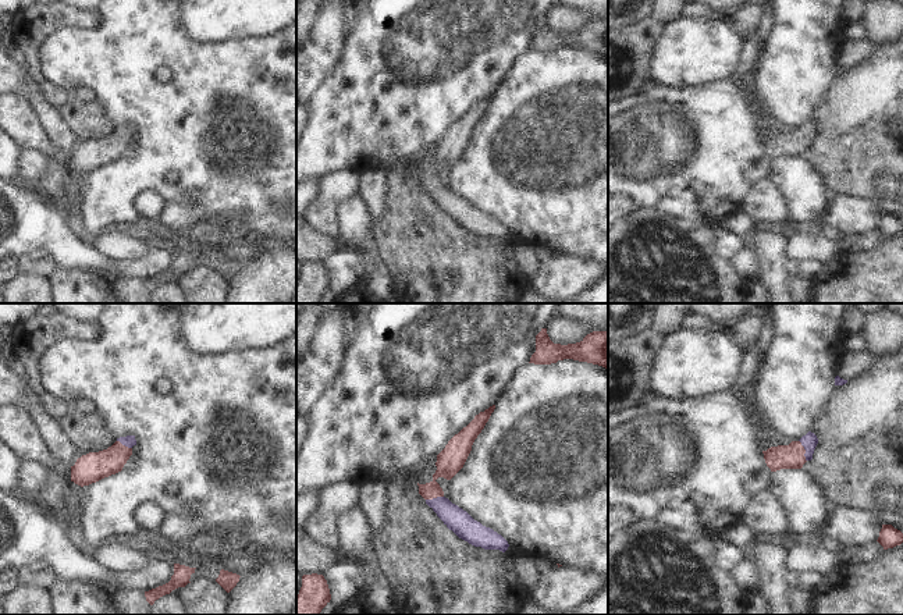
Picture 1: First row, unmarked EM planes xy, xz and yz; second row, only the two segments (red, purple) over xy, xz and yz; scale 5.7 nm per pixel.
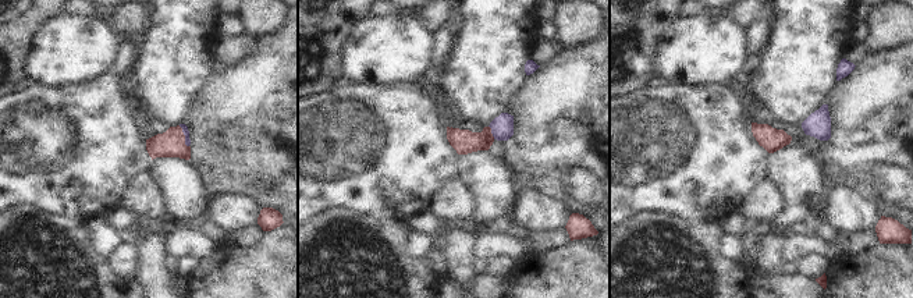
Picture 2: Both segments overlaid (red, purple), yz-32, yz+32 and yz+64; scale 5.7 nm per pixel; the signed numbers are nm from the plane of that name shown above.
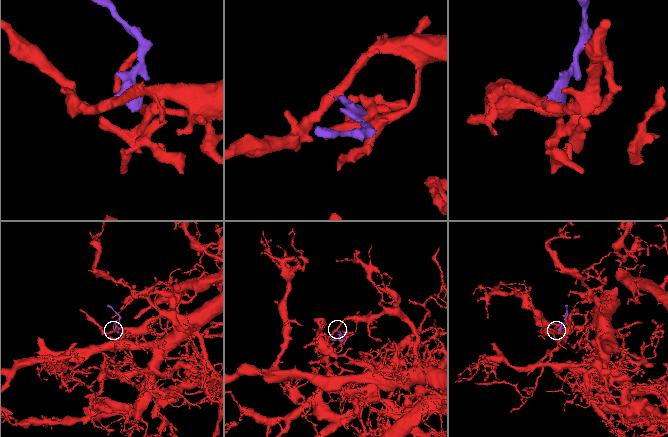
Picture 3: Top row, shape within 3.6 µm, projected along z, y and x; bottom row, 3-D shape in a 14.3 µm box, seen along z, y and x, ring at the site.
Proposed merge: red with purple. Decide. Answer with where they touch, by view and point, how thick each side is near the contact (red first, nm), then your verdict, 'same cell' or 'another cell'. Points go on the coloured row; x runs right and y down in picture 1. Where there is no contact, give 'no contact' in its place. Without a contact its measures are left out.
yz (804, 451) | 140/90 nm | same cell

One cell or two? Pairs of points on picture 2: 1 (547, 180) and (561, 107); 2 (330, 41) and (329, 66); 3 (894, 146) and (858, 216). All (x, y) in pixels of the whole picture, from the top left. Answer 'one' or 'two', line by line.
1: one
2: one
3: two

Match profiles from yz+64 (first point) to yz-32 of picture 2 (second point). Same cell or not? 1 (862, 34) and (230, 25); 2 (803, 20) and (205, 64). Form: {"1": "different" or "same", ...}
{"1": "same", "2": "same"}

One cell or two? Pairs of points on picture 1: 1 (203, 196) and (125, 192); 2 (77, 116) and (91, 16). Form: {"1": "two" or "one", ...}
{"1": "one", "2": "two"}

